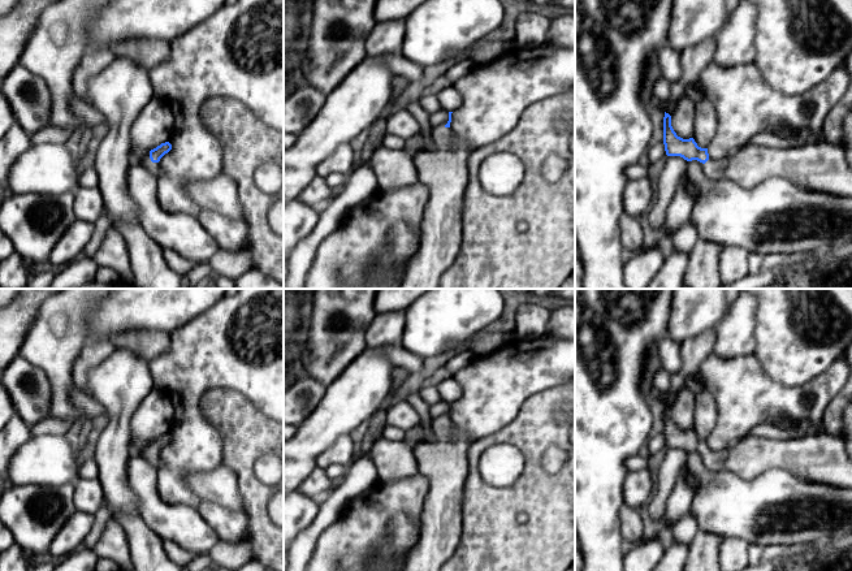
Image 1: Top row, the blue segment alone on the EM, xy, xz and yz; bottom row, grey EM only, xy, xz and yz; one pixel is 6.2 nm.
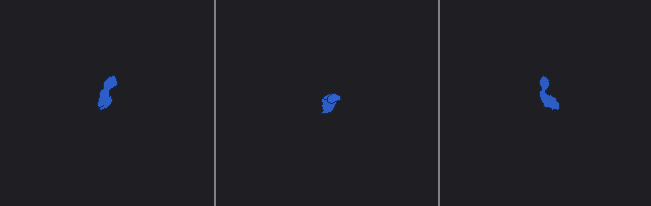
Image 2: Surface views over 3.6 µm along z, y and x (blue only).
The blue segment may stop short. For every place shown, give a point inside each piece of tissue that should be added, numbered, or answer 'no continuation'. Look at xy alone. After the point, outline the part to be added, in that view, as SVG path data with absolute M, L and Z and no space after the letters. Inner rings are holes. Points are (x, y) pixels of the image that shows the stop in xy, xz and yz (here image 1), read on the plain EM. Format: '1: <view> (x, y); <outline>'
1: xy (155, 459); M150 454L148 455L148 460L150 460L150 463L156 468L156 470L159 470L159 468L161 468L161 466L163 466L163 462L161 462L161 458L160 458L160 455L159 454Z

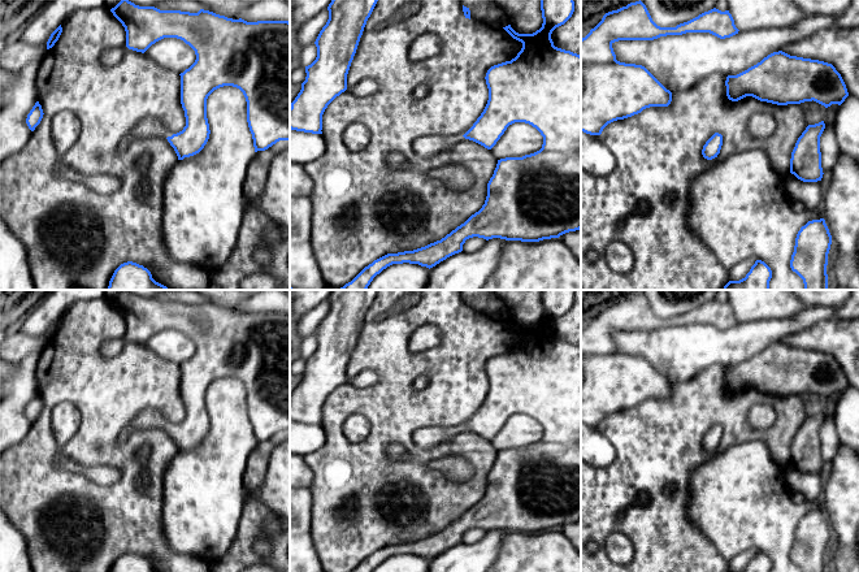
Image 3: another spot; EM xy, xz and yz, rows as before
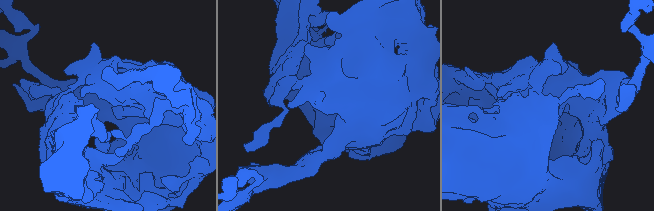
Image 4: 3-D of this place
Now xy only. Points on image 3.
1: xy (147, 419); M146 410L140 412L127 428L123 429L123 432L118 437L118 441L125 442L133 429L149 429L153 426L168 429L173 425L169 424L159 412L153 410Z

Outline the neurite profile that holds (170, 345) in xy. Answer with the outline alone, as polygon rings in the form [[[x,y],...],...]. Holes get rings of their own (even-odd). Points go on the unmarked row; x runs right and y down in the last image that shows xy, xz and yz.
[[[164,329],[152,335],[144,344],[160,359],[177,365],[183,364],[196,351],[195,342],[177,329]]]

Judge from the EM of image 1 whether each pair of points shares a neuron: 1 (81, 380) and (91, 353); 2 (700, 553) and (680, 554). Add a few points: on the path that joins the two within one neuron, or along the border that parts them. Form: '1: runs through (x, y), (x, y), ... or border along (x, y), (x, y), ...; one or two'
1: runs through (81, 373), (81, 367), (87, 359); one
2: border along (690, 544), (686, 557); two

